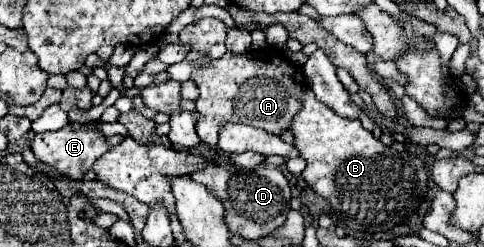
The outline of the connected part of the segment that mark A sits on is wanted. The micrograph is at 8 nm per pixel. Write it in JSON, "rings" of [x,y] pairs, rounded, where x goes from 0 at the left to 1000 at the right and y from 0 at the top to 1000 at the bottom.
{"rings":[[[519,202],[500,223],[463,215],[430,263],[397,287],[397,328],[413,360],[405,449],[413,457],[405,530],[417,579],[446,587],[450,538],[467,498],[504,498],[554,538],[579,547],[599,522],[603,474],[620,449],[620,393],[636,360],[624,279],[591,243],[574,206]]]}

